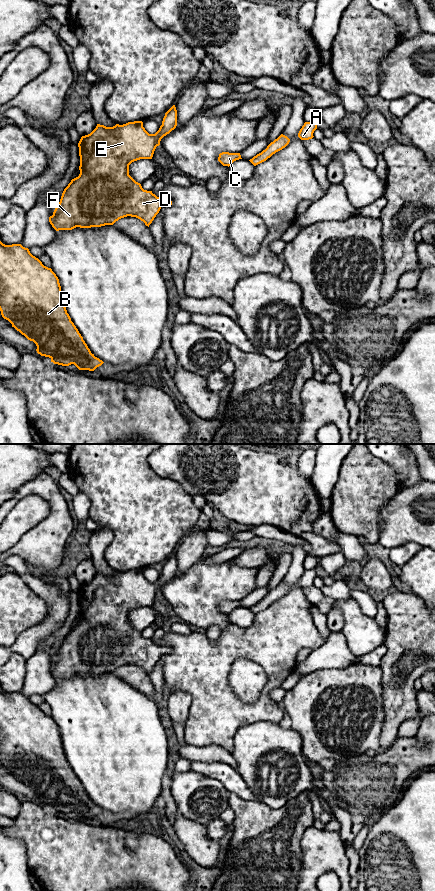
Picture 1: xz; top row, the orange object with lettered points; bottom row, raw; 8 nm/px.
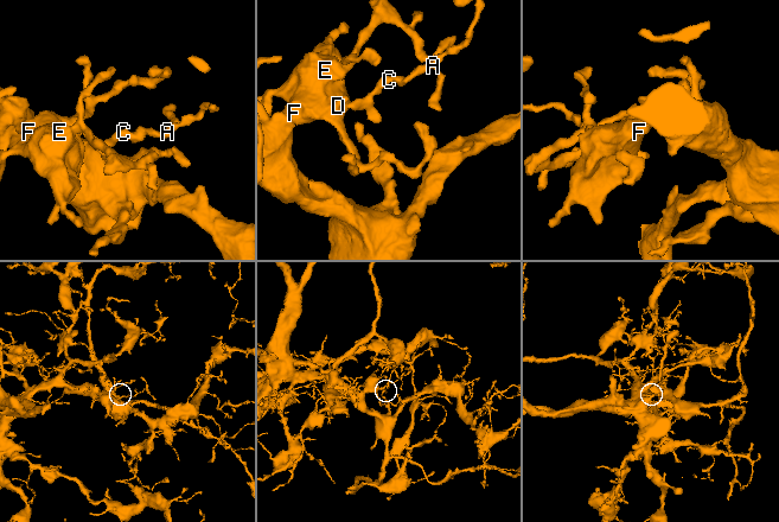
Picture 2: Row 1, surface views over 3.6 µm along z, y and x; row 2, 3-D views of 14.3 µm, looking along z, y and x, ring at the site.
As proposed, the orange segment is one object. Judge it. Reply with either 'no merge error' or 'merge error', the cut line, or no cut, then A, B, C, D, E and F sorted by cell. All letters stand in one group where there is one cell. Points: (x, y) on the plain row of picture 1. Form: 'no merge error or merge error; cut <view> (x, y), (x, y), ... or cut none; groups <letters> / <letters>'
no merge error; cut none; groups A B C D E F

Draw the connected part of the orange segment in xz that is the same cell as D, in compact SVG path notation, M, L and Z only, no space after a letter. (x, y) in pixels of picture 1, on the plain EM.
M173 553L166 561L162 573L155 582L149 582L143 575L142 569L128 570L123 573L116 572L106 575L97 572L96 576L88 583L82 584L79 591L80 622L71 628L64 637L60 650L55 656L49 670L56 678L72 678L76 675L91 676L113 673L121 666L131 664L143 669L146 674L152 671L162 654L171 654L169 646L159 646L152 639L144 638L140 631L129 623L129 613L140 607L152 607L154 599L160 593L161 587L174 578L177 574L177 558Z

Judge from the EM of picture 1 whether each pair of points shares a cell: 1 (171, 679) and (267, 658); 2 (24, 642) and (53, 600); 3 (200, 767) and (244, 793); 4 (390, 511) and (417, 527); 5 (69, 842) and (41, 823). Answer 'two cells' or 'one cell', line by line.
1: one cell
2: one cell
3: one cell
4: one cell
5: one cell

